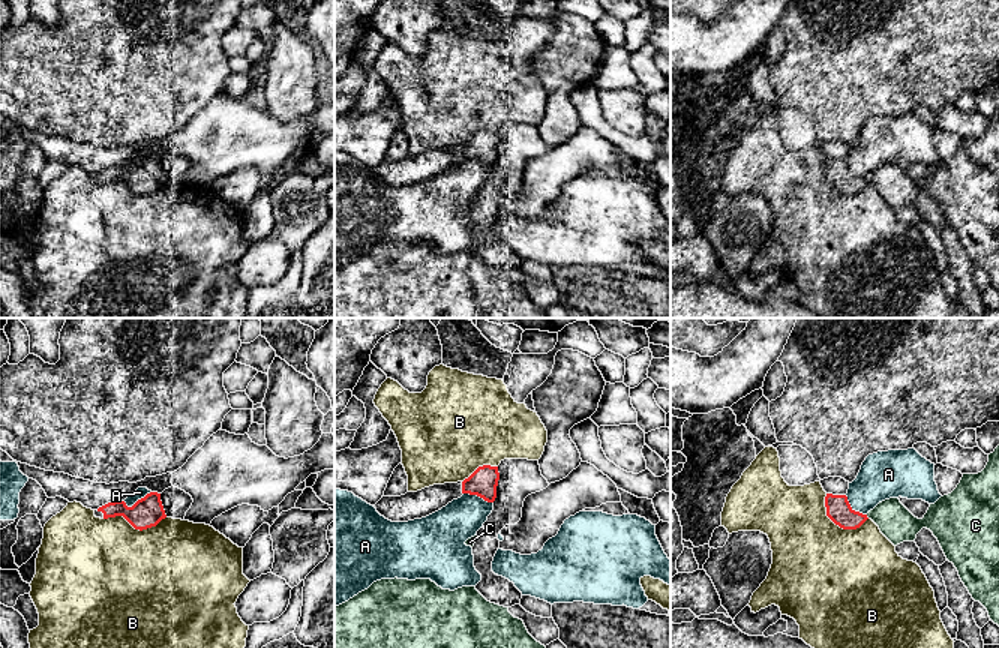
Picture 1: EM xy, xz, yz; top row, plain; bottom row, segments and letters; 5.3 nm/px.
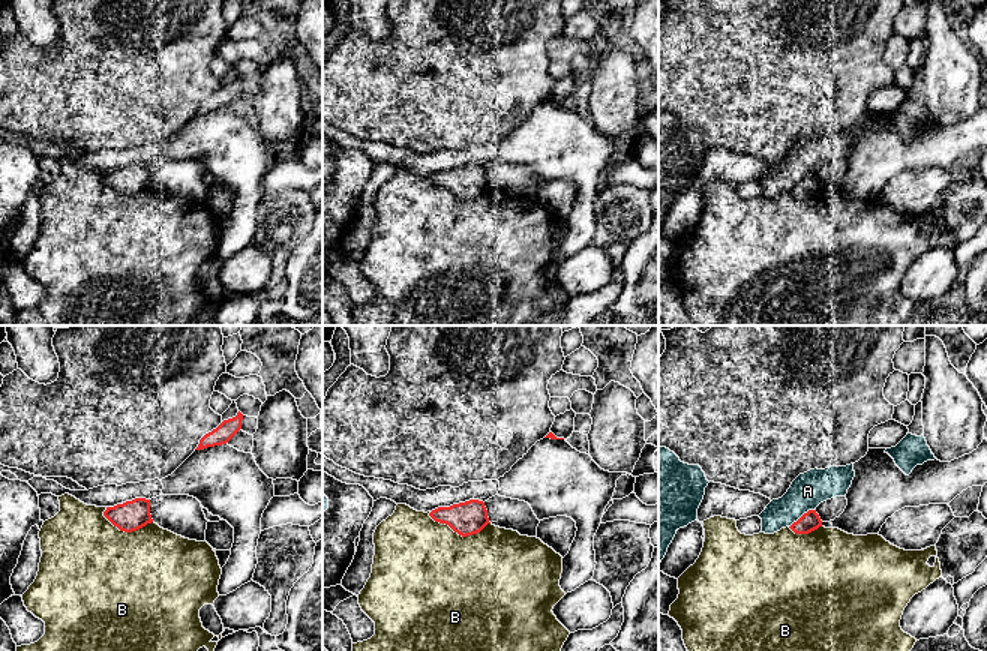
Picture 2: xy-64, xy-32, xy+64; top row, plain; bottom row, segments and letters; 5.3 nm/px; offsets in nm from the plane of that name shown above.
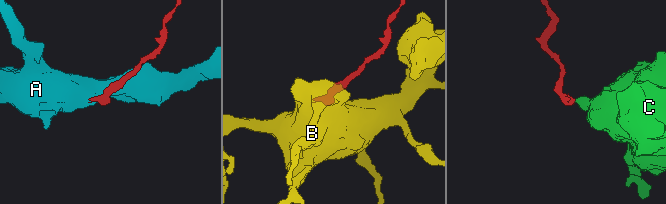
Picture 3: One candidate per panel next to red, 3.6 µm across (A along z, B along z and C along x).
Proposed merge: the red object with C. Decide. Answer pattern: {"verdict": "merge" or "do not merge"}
{"verdict": "do not merge"}

